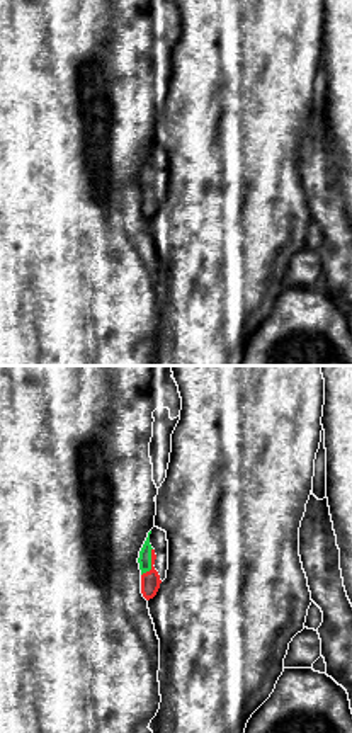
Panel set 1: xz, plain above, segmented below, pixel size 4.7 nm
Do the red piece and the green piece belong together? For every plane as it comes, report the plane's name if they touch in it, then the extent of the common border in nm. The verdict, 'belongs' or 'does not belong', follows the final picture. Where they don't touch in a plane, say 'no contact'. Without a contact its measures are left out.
meets red in xz; contact 140 nm long

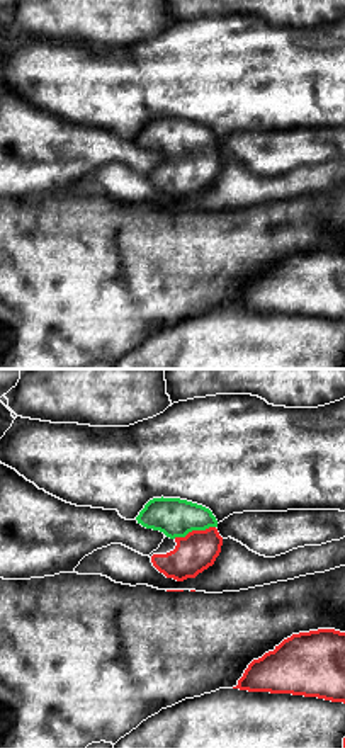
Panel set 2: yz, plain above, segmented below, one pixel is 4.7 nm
meets red in yz; contact 200 nm long

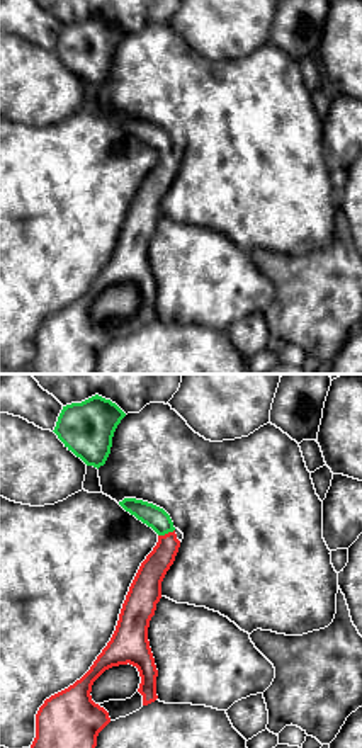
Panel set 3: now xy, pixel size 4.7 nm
meets red in xy; contact 90 nm long

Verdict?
belongs

